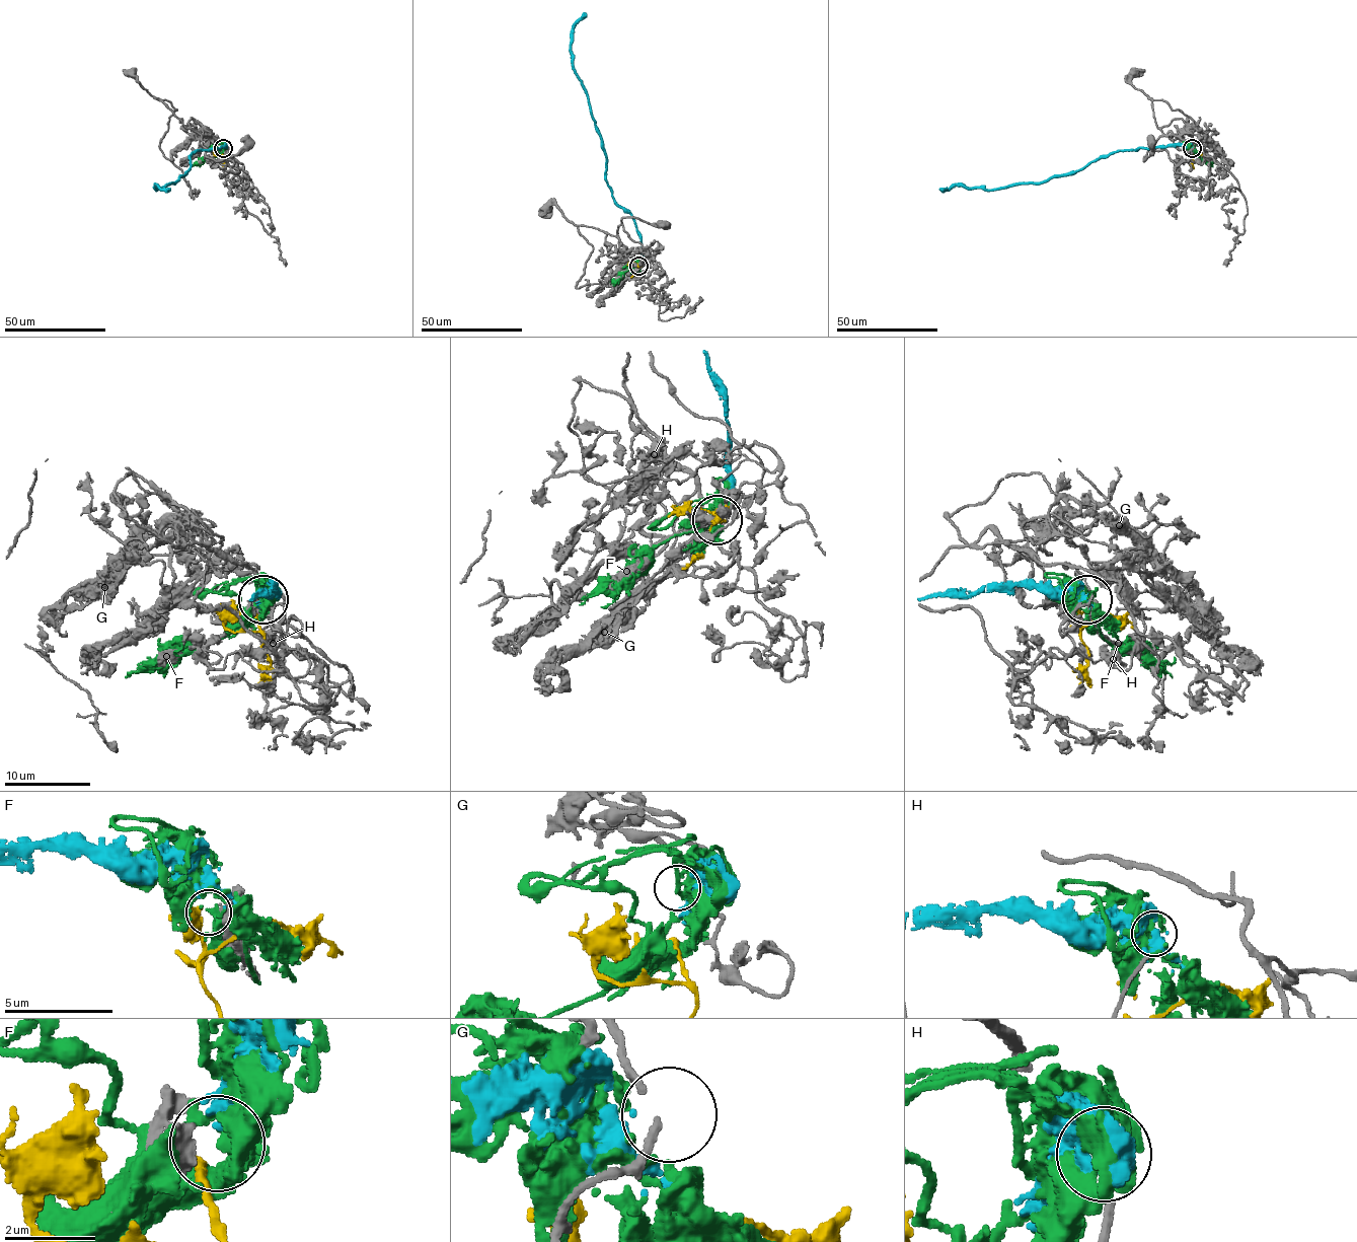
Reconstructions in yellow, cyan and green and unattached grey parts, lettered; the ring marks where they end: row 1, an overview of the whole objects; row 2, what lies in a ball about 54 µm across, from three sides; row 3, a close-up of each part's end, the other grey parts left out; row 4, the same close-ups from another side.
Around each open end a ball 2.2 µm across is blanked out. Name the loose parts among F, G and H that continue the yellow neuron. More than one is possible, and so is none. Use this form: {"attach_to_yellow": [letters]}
{"attach_to_yellow": []}

